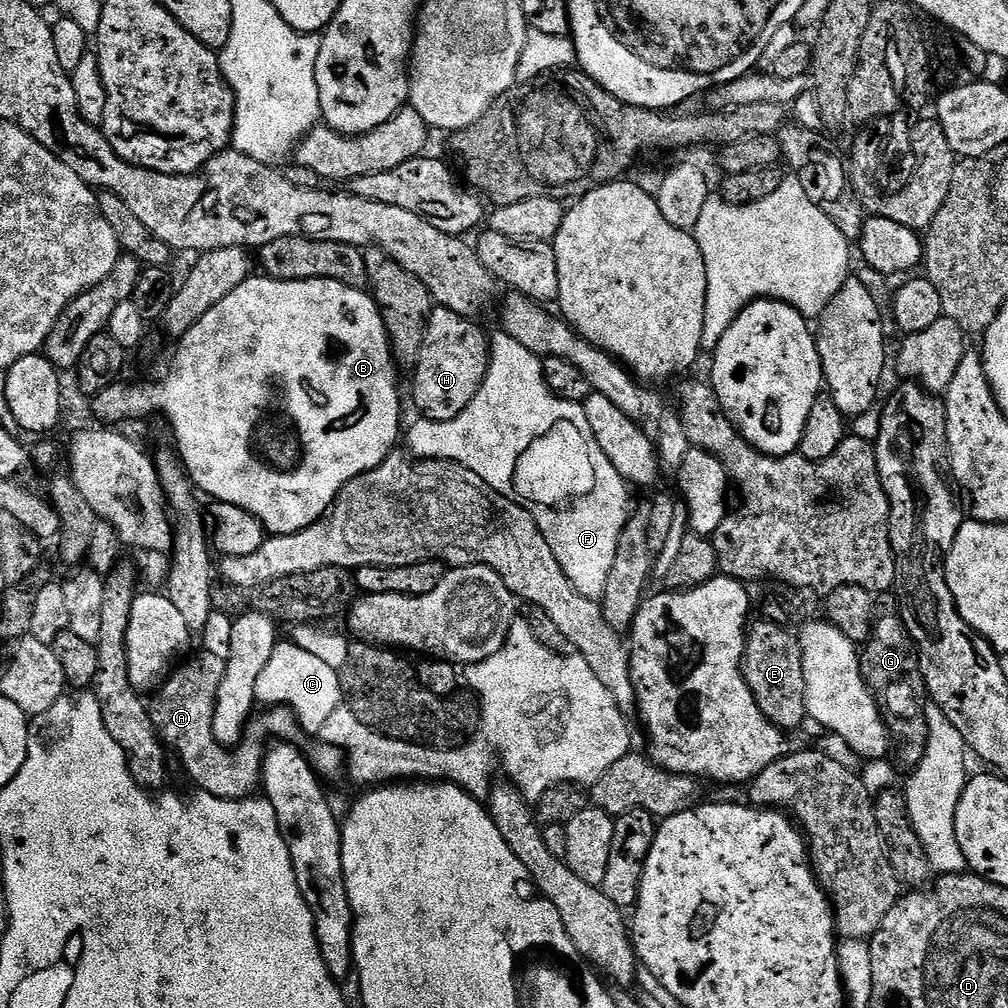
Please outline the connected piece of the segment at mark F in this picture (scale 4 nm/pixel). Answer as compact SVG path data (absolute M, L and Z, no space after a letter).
M497 330L494 334L491 333L488 373L478 390L478 394L474 394L470 406L466 406L466 410L462 410L462 414L458 414L458 418L453 420L416 418L416 421L409 428L407 425L406 440L407 436L408 448L413 452L411 453L413 457L421 460L452 460L456 464L461 464L463 468L475 474L477 481L485 489L491 490L497 497L499 497L498 495L505 496L506 499L513 500L518 507L525 508L532 515L533 521L531 520L531 523L534 525L535 531L539 532L540 537L547 542L549 550L554 554L558 566L562 566L562 570L574 586L574 590L578 590L578 594L597 602L602 599L606 576L609 573L611 562L614 561L616 546L619 544L622 533L626 528L626 521L630 516L630 502L628 504L628 496L624 493L626 482L618 474L618 470L614 470L610 458L606 458L606 454L602 454L602 450L590 430L590 422L586 422L584 405L566 402L552 395L552 391L548 389L544 381L544 366L541 357L535 356L530 350L526 350L526 346L522 346L522 342L514 342L514 338L510 338L508 333L503 330Z

